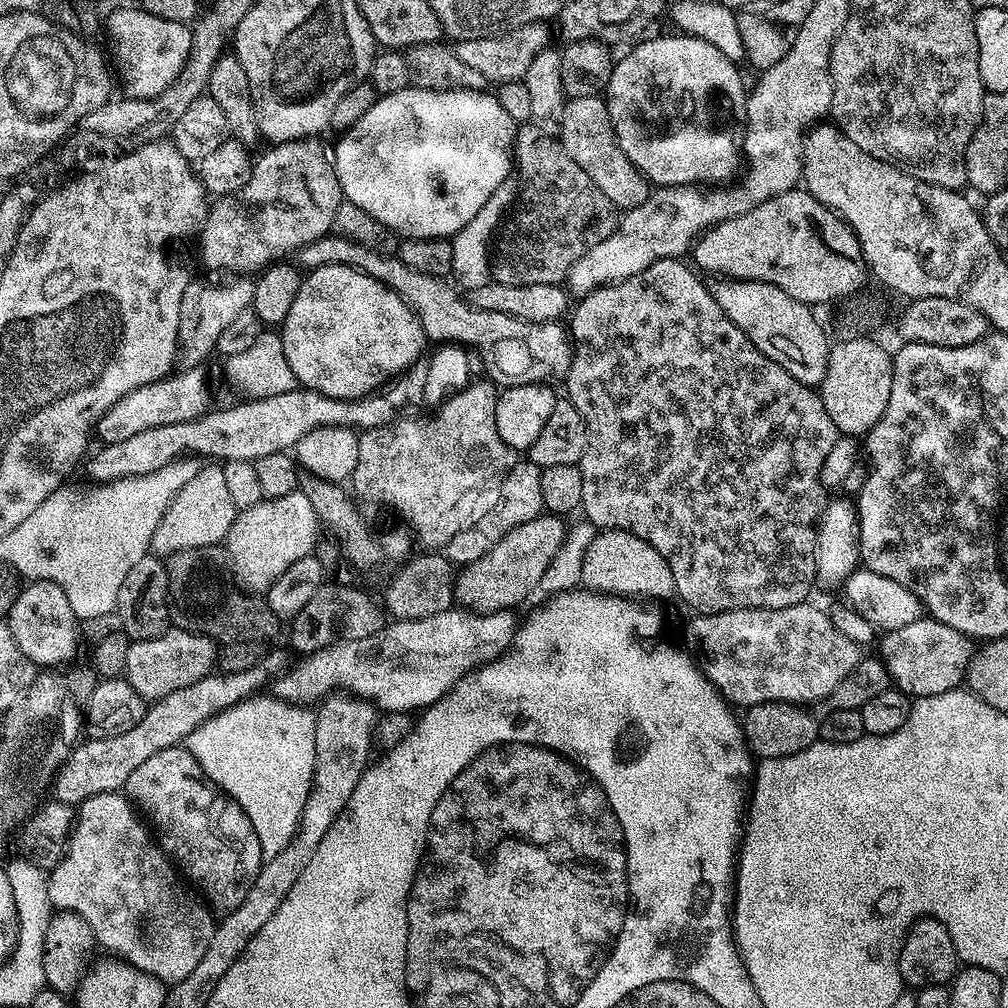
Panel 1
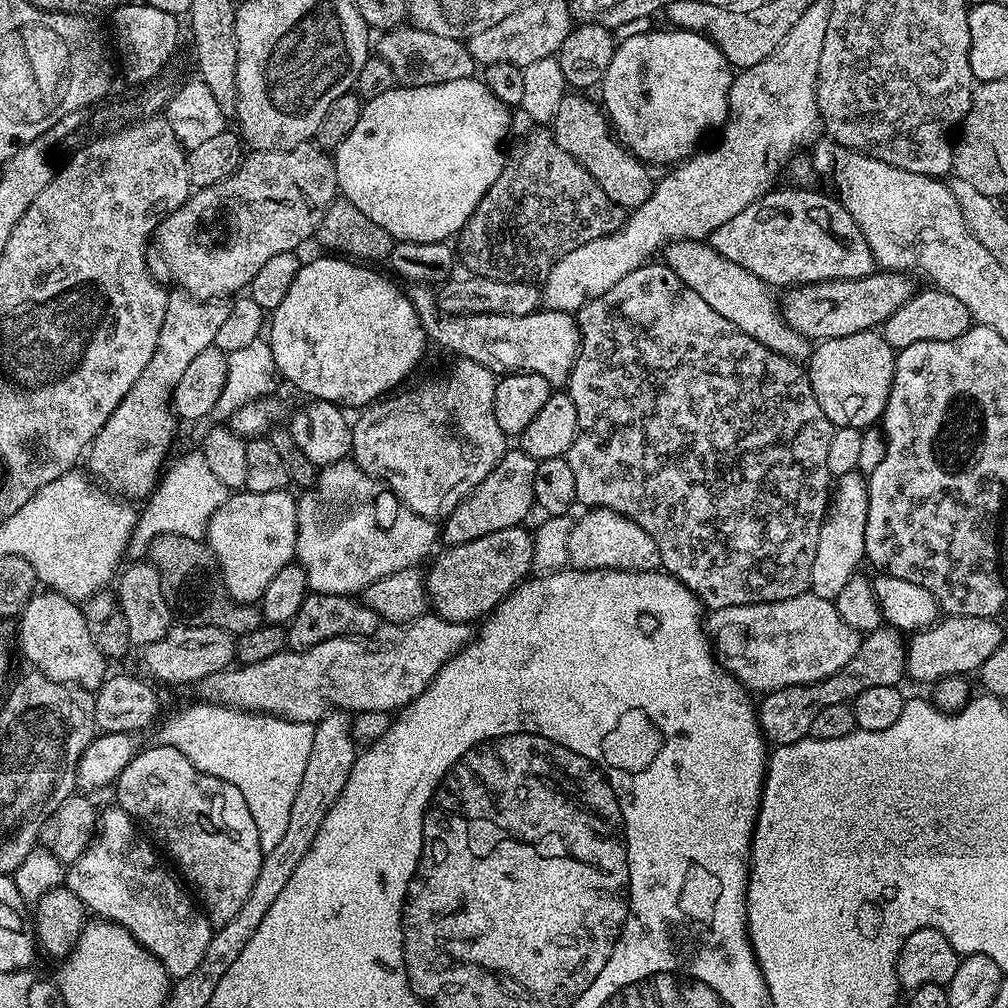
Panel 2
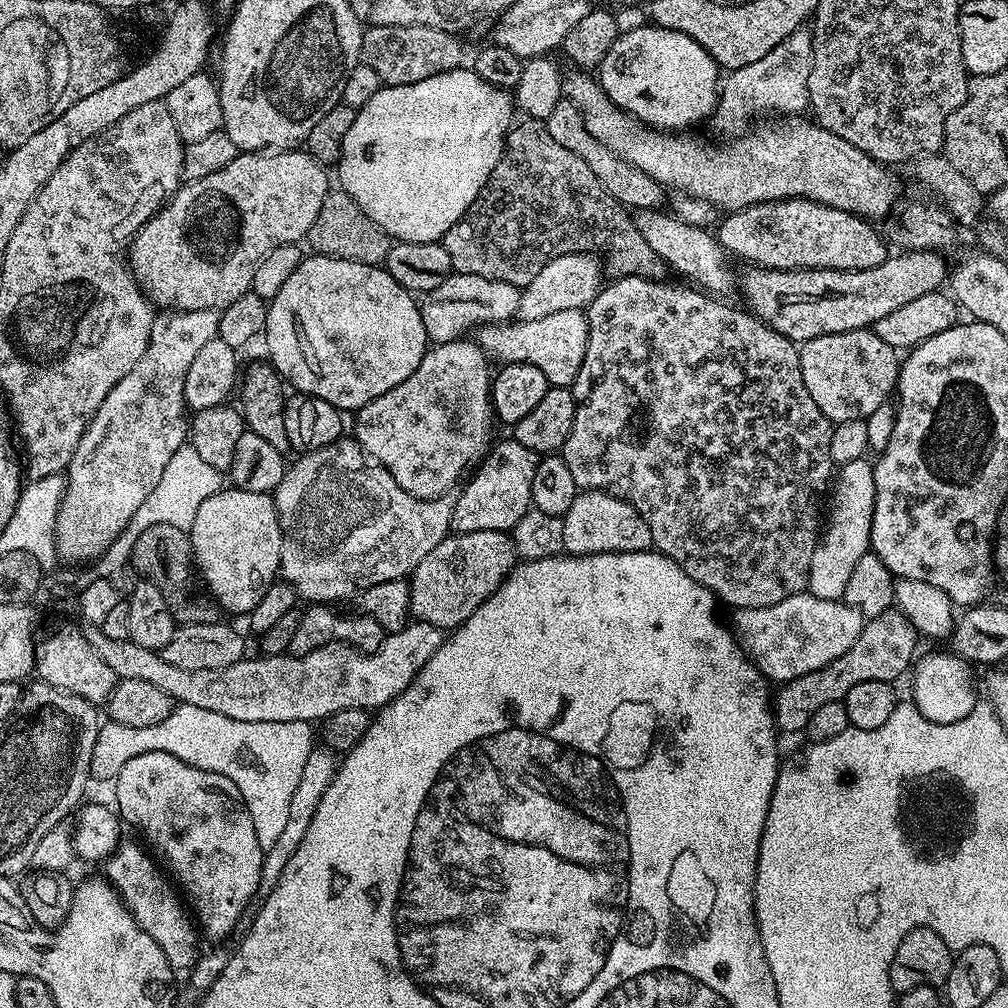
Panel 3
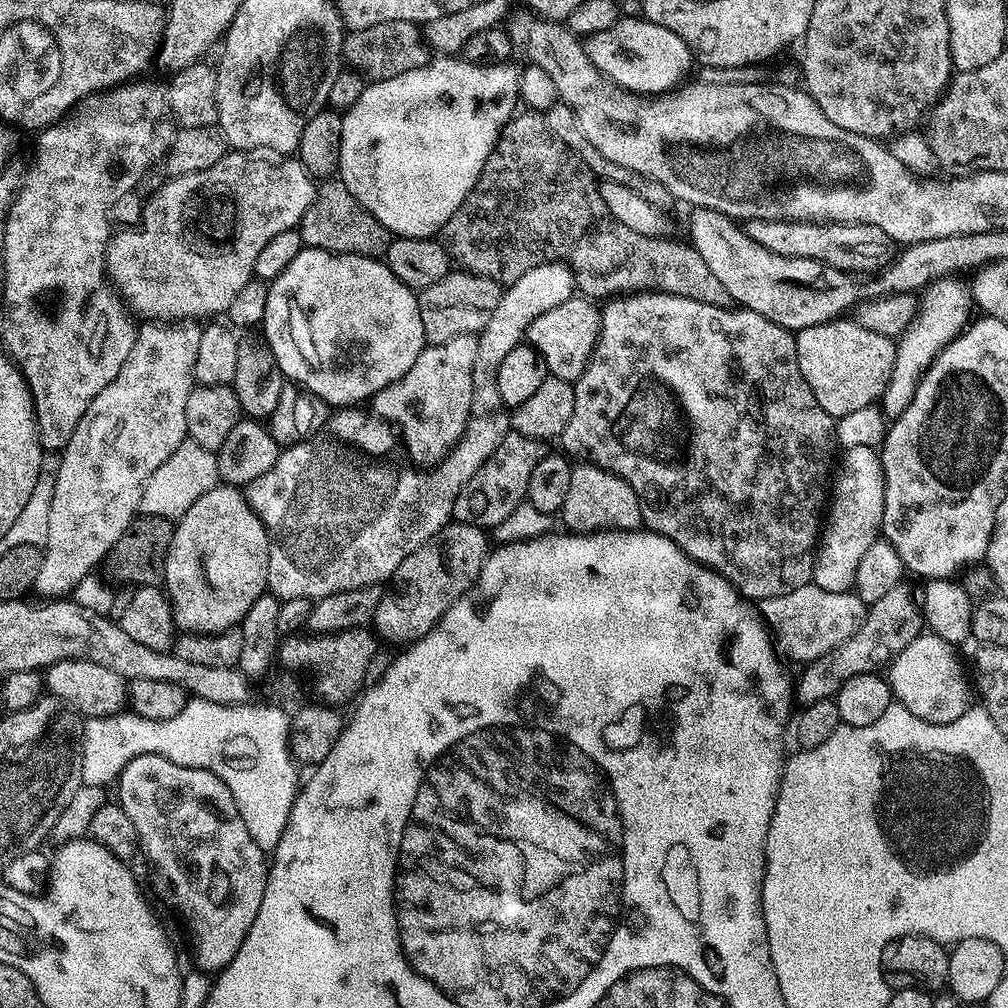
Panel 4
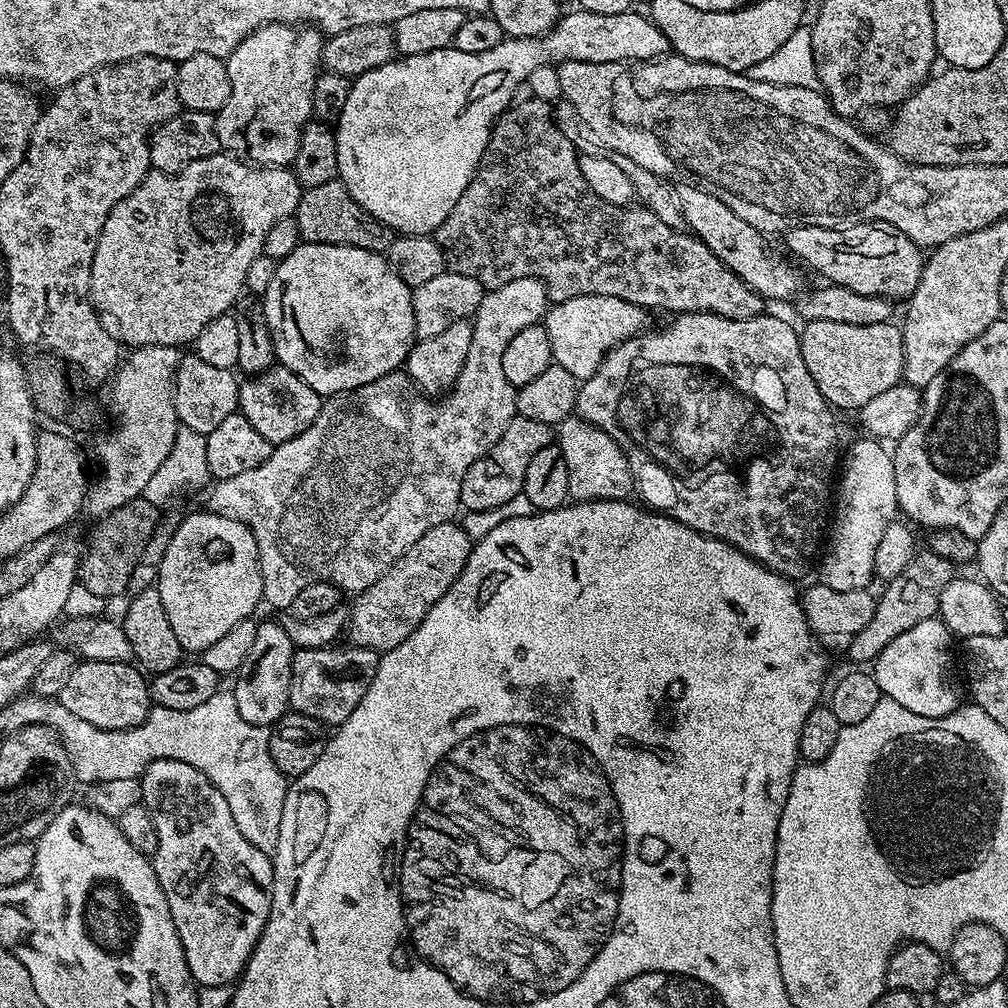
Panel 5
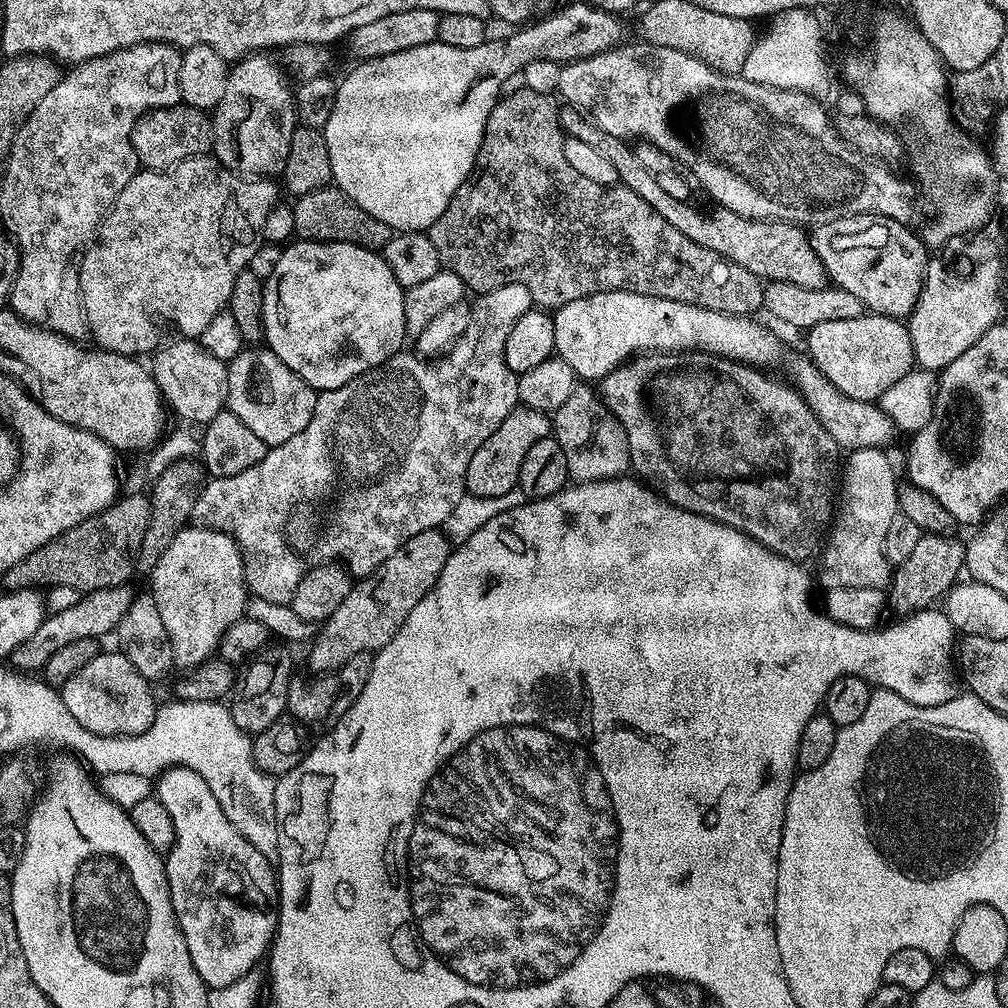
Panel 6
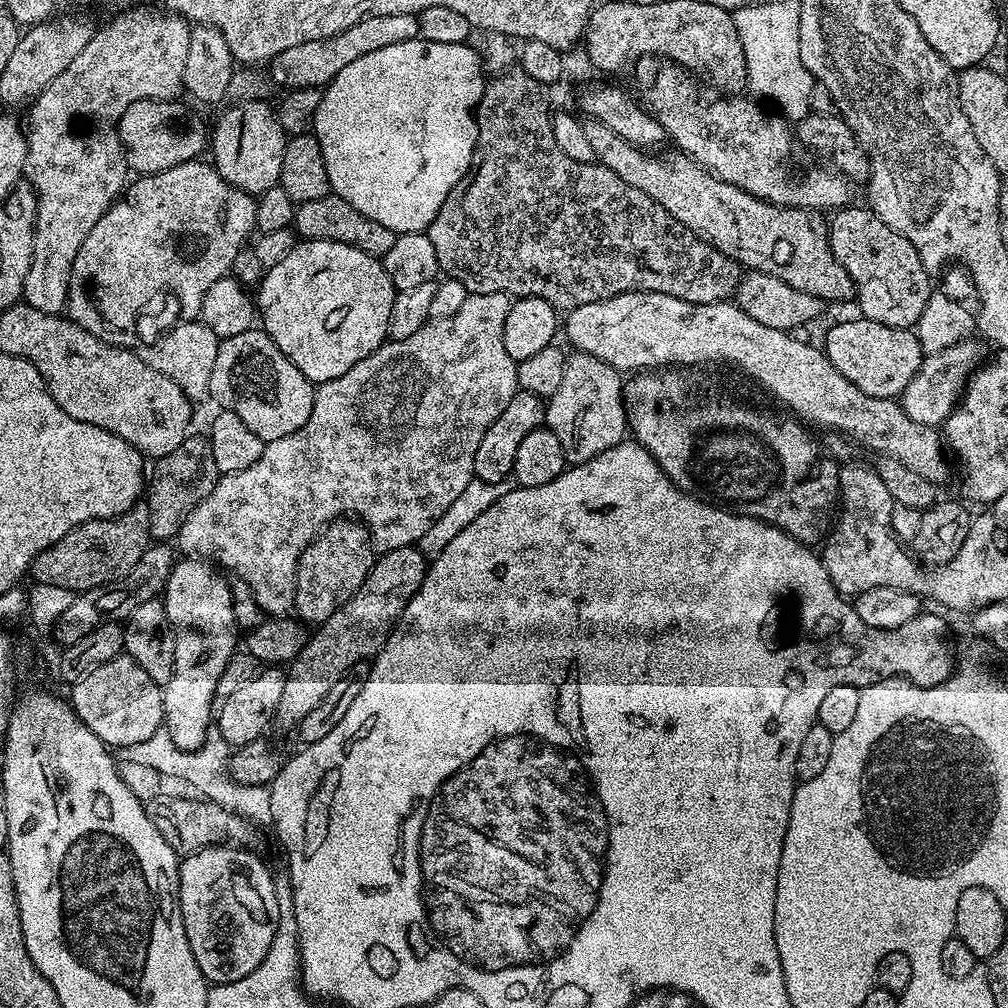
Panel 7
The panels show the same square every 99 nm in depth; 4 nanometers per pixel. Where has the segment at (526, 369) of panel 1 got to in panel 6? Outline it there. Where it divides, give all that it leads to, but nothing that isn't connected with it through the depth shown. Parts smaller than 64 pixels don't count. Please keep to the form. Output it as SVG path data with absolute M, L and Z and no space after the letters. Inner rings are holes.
M599 292L577 298L555 309L552 321L555 355L568 363L584 382L603 381L633 354L707 352L749 366L764 366L760 364L767 362L767 352L776 348L775 334L763 328L756 318L731 316L686 302L633 292Z

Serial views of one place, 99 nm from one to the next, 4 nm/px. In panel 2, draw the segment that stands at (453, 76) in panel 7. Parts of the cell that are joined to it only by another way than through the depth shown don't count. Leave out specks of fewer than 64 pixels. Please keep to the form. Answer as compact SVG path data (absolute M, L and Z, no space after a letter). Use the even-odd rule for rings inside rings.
M683 30L668 31L672 32L636 32L633 36L626 37L624 41L621 39L616 45L615 54L610 58L610 66L606 70L602 81L602 89L604 88L602 107L614 129L615 135L633 156L637 156L639 160L644 161L649 166L655 166L655 164L675 166L681 161L687 160L701 147L700 139L711 128L717 127L716 129L719 129L729 117L728 95L730 94L730 86L732 85L732 77L734 75L732 65L729 64L727 58L720 53L720 49L708 37L701 36L698 32L685 32ZM480 78L442 82L441 85L426 85L417 88L397 86L386 94L378 94L378 98L367 101L361 107L358 126L354 126L354 130L350 130L350 134L346 134L344 141L334 150L336 186L339 195L343 199L354 202L354 206L358 206L358 210L362 210L362 214L366 214L366 218L378 222L378 226L382 226L382 230L390 233L393 241L451 241L453 237L463 232L464 223L474 214L478 202L482 202L482 198L490 190L490 186L494 186L498 174L502 174L506 163L506 152L505 149L499 148L499 144L503 142L504 135L508 132L508 115L510 115L508 105L503 104Z

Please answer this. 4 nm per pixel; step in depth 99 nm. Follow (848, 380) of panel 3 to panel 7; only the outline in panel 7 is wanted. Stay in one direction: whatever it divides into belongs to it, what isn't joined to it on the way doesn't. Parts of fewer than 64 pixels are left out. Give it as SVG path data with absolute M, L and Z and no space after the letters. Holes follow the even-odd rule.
M855 319L844 320L841 324L834 325L824 336L822 347L830 362L834 362L834 370L838 370L842 378L858 386L862 394L887 400L899 397L906 390L910 378L918 374L920 363L926 355L915 331L882 326L882 322L873 320Z

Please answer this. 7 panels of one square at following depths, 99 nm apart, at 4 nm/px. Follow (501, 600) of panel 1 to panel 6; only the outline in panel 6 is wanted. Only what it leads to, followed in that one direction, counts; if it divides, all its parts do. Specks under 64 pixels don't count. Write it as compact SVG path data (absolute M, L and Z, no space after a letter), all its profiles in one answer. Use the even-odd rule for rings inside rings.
M431 528L422 534L414 534L410 542L398 546L382 566L378 566L369 576L357 579L350 594L342 598L342 606L330 614L328 620L319 625L311 641L312 653L308 664L316 674L331 674L350 658L360 652L379 652L386 642L398 634L402 622L410 618L410 610L426 598L426 594L438 582L442 566L446 566L450 541L440 528Z

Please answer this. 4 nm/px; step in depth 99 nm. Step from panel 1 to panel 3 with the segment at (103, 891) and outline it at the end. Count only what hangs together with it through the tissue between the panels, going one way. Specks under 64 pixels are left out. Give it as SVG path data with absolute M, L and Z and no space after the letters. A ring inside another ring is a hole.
M124 842L111 856L107 857L103 865L105 866L103 875L119 892L124 905L132 911L132 917L136 919L138 926L142 926L142 930L146 930L146 934L150 934L150 938L154 938L154 942L162 946L162 954L166 954L166 962L170 962L173 970L180 970L180 968L191 970L202 955L202 947L200 948L202 936L185 901L178 895L177 889L170 883L161 865L157 864L138 845Z

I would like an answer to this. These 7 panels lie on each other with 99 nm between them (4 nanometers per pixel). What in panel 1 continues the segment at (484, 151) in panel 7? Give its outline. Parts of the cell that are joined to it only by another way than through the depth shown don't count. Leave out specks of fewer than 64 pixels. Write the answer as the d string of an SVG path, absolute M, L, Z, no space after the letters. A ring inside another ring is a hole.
M536 136L533 138L533 140L524 140L524 138L517 139L517 141L514 145L514 156L515 156L515 159L518 161L518 168L521 168L521 170L524 171L525 174L528 175L528 177L525 178L524 184L523 184L523 180L522 180L522 187L519 189L519 192L518 192L518 209L520 208L520 213L518 213L517 216L513 218L512 225L510 225L509 228L506 229L504 232L504 237L502 237L503 236L503 232L502 232L502 235L499 237L499 240L501 239L500 240L500 249L498 249L497 252L495 249L494 255L491 257L491 260L490 260L491 279L493 281L495 281L495 283L509 284L510 286L538 286L539 284L563 285L565 283L565 281L567 281L569 279L573 266L575 266L575 264L578 263L581 260L581 258L584 255L586 255L587 252L589 252L590 249L592 249L594 246L598 246L598 242L602 242L606 238L610 238L610 234L612 232L616 231L616 226L618 223L618 209L616 209L616 207L614 207L614 205L612 205L612 203L610 202L610 198L606 198L606 194L602 194L602 190L598 190L598 186L594 186L594 181L592 181L592 179L590 179L590 174L586 174L586 170L582 170L582 166L578 166L578 162L574 162L574 158L570 158L570 154L566 154L566 150L560 144L559 139L552 137L552 140L551 140L551 138L548 136Z

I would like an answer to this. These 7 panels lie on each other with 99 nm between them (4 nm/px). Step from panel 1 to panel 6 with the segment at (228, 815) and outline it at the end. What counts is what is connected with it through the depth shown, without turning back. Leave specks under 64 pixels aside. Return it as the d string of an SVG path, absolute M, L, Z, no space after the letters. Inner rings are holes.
M179 766L164 769L155 781L154 795L162 802L162 806L166 806L166 812L170 814L176 835L172 848L166 853L164 869L170 890L170 902L174 906L176 915L176 924L186 938L186 950L190 950L190 962L194 962L194 970L198 970L202 982L207 984L209 989L230 986L230 982L238 982L238 978L242 978L247 972L253 971L257 967L256 963L260 959L265 959L266 953L271 949L272 941L276 939L276 923L280 921L280 890L277 873L270 861L258 850L254 850L254 846L250 842L246 842L246 838L242 838L242 834L238 834L238 830L228 821L226 814L222 814L222 806L218 806L218 798L214 798L214 794L210 794L210 786L206 786L206 778L202 778L194 770Z

